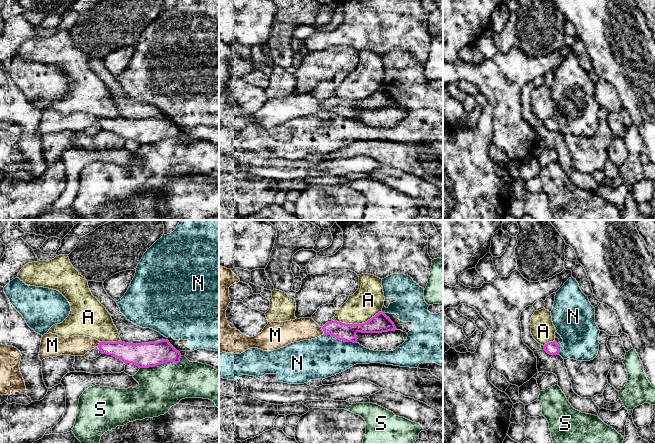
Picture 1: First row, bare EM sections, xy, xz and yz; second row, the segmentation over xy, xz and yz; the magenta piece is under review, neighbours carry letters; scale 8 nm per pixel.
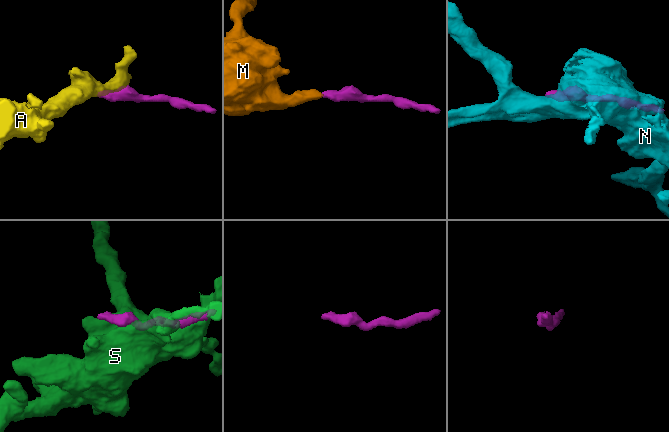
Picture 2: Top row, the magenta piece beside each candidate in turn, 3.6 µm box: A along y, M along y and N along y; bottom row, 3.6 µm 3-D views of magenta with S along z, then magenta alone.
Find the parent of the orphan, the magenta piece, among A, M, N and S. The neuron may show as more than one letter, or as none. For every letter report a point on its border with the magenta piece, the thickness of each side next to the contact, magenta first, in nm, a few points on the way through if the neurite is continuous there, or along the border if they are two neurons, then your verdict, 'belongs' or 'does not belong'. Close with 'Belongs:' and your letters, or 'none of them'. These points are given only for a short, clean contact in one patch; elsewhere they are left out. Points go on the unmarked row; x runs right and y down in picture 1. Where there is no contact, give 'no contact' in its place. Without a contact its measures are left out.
A: xz (356, 100) | 150/240 nm | along xz (381, 86), (361, 99), (345, 100), (332, 97) | does not belong
M: xz (323, 106) | 140/180 nm | across xz (346, 108), (323, 106), (297, 106) | belongs
N: xz (340, 115) | 140/340 nm | does not belong
S: xy (162, 139) | 200/360 nm | does not belong
Belongs: M

